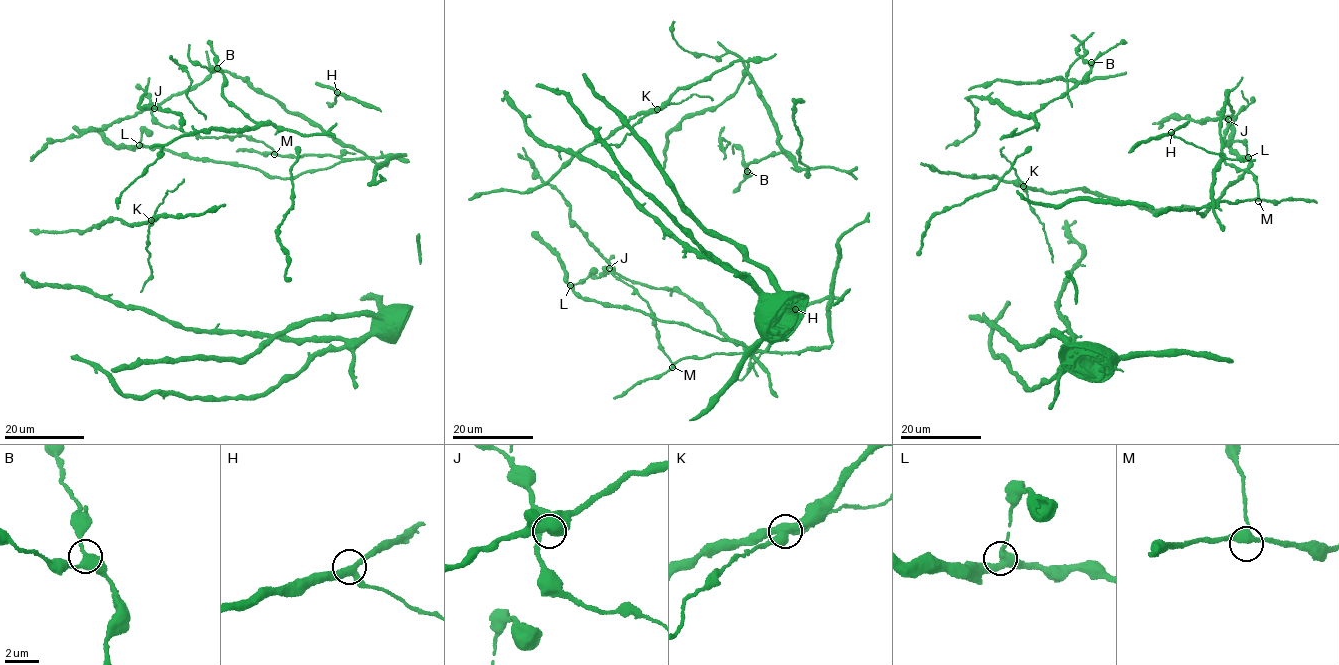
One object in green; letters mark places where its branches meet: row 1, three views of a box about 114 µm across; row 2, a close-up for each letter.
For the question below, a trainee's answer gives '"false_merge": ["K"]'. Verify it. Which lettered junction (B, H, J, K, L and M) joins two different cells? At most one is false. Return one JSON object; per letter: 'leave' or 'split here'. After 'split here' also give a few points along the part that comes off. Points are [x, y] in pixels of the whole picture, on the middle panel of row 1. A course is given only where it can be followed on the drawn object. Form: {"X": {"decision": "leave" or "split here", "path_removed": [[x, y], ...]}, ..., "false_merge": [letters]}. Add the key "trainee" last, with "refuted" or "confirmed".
{"B": {"decision": "leave"}, "H": {"decision": "leave"}, "J": {"decision": "leave"}, "K": {"decision": "split here", "path_removed": [[657, 109], [633, 125], [621, 143], [601, 146]]}, "L": {"decision": "leave"}, "M": {"decision": "leave"}, "false_merge": ["K"], "trainee": "confirmed"}

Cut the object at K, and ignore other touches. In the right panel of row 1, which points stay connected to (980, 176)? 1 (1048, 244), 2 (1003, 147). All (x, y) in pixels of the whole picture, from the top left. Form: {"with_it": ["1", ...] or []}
{"with_it": []}

